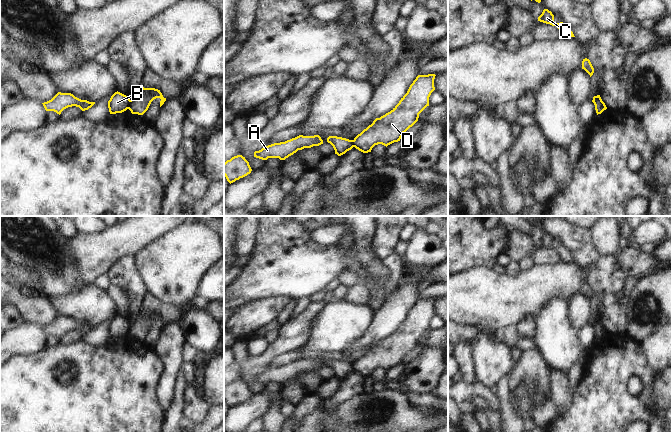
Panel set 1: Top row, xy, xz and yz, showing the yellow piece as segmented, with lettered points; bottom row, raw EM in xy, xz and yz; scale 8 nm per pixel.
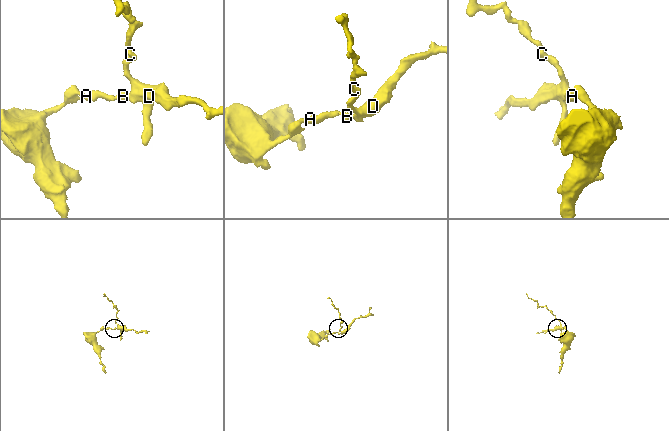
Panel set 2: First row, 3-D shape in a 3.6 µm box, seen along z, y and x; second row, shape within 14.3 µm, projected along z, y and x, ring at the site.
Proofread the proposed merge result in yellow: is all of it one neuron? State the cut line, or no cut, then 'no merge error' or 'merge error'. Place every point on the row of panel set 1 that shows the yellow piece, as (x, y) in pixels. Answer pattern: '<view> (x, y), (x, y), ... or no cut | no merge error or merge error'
xy (130, 100), (128, 108) | merge error

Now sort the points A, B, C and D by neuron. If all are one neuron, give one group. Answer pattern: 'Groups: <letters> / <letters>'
Groups: A B / C D

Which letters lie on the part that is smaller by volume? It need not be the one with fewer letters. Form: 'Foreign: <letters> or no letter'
Foreign: C, D

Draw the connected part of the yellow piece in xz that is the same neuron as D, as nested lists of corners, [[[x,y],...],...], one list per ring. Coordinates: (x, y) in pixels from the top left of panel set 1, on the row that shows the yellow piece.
[[[418,75],[407,93],[390,112],[376,118],[354,138],[355,148],[368,153],[375,145],[382,144],[387,147],[400,141],[402,134],[418,121],[419,114],[429,106],[429,97],[435,90],[435,76]]]

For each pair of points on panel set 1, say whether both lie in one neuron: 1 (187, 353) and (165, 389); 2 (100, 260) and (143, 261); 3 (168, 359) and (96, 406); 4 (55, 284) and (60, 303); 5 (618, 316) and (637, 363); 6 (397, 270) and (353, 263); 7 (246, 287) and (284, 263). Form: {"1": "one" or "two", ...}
{"1": "two", "2": "two", "3": "two", "4": "two", "5": "two", "6": "two", "7": "one"}

